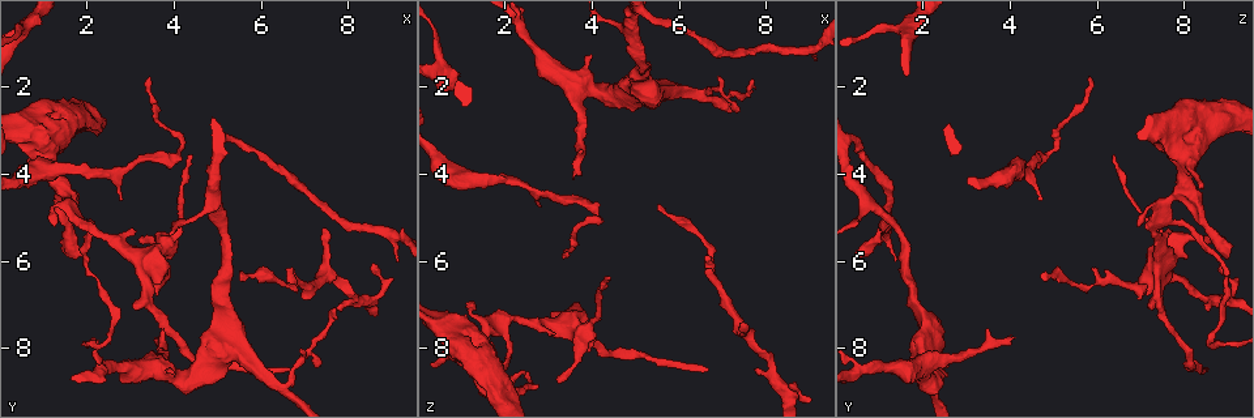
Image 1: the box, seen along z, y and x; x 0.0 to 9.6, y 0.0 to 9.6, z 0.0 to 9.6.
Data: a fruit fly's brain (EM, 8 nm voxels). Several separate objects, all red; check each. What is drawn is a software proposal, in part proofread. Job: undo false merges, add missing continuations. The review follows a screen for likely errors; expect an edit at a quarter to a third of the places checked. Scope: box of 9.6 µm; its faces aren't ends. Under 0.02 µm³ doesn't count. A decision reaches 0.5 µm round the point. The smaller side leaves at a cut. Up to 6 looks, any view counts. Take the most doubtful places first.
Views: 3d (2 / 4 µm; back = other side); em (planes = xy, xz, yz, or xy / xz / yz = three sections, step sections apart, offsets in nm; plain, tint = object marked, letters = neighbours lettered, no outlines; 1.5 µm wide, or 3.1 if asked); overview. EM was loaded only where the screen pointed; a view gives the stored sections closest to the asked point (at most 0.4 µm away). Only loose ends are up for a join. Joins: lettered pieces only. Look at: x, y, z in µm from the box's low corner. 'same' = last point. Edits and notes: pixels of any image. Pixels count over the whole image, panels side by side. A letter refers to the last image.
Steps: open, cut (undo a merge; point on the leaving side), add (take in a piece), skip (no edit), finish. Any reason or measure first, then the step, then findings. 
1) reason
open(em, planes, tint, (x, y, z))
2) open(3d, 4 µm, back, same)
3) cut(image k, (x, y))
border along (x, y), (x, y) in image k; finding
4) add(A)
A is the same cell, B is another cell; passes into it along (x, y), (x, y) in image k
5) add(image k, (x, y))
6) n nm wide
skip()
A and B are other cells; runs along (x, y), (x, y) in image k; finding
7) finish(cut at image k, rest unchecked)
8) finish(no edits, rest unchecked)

an open end
open(em, yz, step 8, letters, (3.55, 7.80, 4.05))

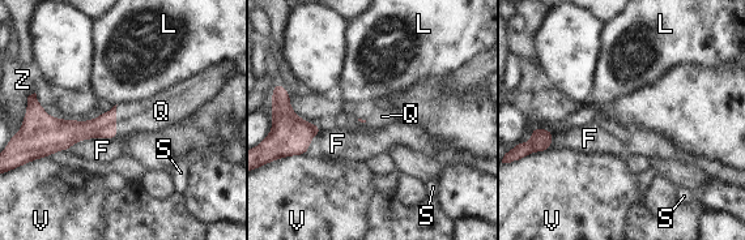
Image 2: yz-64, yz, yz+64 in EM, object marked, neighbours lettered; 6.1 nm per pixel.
cut it another way
open(em, planes, letters, same)

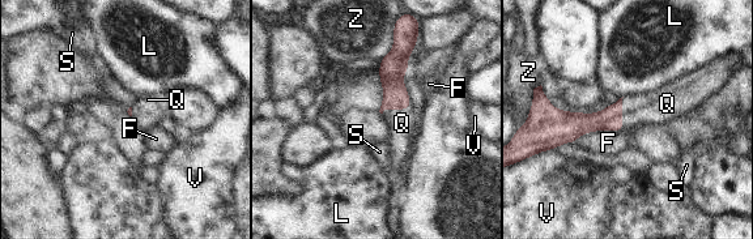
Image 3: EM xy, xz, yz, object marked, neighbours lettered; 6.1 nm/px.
add(Q)
Q is the same cell, F, L, S, V and Z are other cells; passes into it along (611, 118), (621, 114), (659, 107) in image 3; it goes on there

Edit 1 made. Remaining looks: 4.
thin end
open(3d, 4 µm, (7.45, 5.25, 7.50))

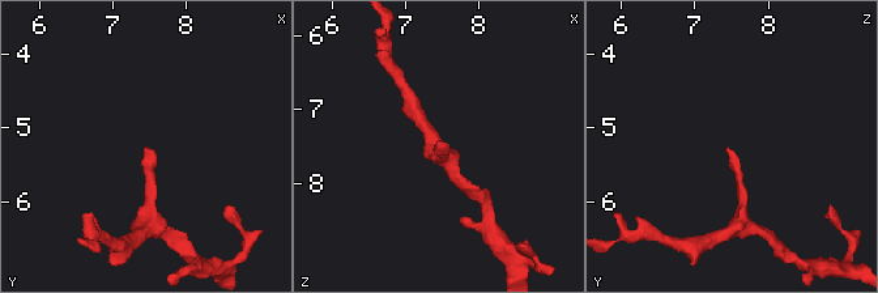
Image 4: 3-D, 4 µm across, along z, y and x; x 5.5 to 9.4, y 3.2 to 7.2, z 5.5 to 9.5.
now the EM
open(em, xy, step 8, plain, (7.40, 5.25, 7.50))

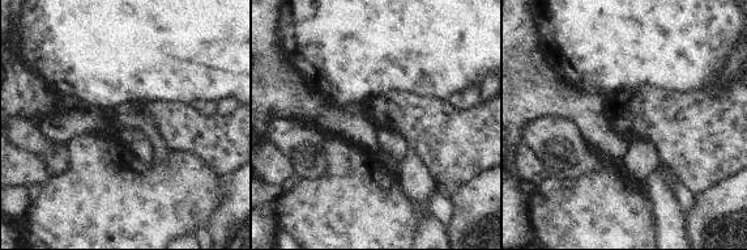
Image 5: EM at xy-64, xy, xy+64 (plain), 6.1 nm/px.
what lies round it
open(em, xy, step 8, letters, same)

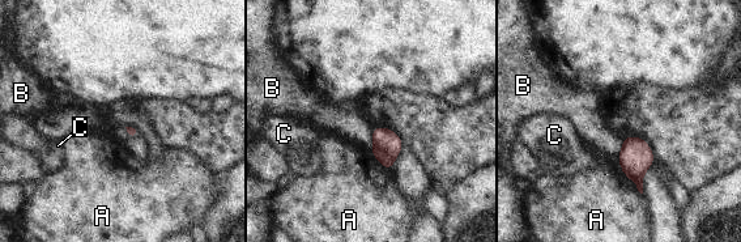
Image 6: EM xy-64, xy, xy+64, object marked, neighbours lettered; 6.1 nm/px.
skip()
A, B and C are other cells; none of them fits

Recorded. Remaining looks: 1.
end of a long branch
open(em, planes, letters, (5.55, 6.25, 4.70))

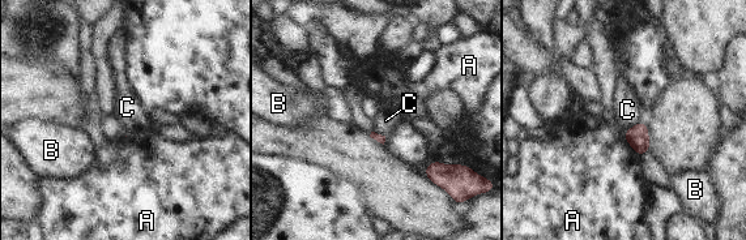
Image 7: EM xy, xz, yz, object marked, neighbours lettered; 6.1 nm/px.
skip()
A, B and C are other cells; border along (642, 119), (625, 132) in image 7; no lettered piece goes on from it

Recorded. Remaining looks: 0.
finish(add at image 3, rest unchecked)

